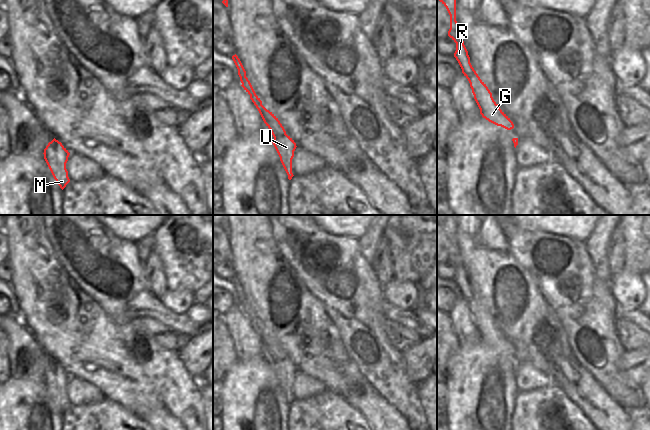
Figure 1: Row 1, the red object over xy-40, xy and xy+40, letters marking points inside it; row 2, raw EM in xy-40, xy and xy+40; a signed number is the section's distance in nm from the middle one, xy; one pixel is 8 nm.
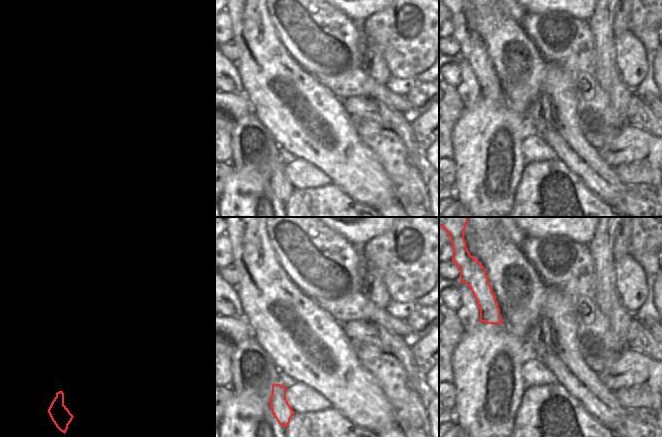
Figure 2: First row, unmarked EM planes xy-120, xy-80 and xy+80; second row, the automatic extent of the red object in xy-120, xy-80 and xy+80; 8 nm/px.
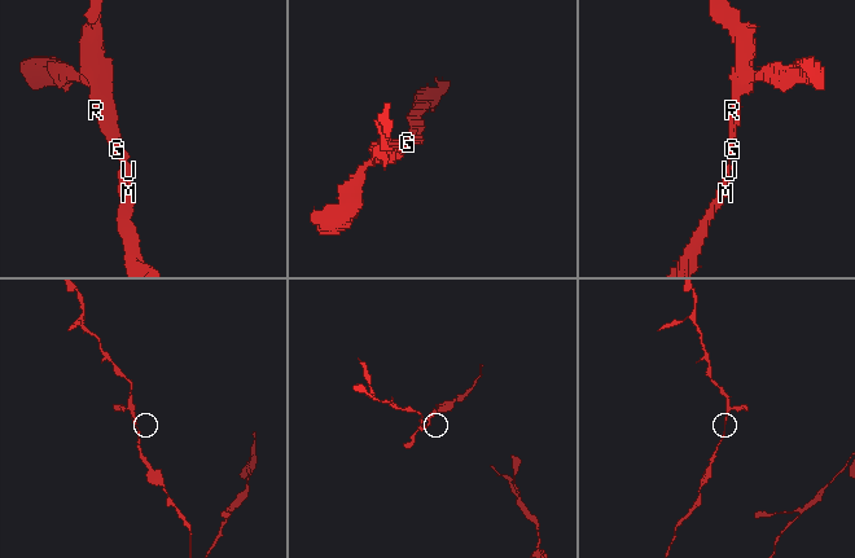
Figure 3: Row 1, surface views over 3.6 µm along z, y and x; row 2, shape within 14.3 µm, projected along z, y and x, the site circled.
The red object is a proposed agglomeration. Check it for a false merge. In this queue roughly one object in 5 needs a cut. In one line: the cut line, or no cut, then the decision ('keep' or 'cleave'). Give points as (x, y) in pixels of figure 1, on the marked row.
no cut | keep

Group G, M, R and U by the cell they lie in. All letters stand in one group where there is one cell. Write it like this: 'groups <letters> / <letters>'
groups G M R U

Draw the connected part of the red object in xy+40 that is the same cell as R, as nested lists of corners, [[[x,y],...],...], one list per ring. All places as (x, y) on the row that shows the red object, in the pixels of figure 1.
[[[456,0],[439,1],[446,7],[450,15],[450,29],[448,31],[448,36],[456,43],[454,57],[458,61],[462,73],[470,83],[474,99],[480,109],[480,114],[483,118],[497,126],[501,126],[507,130],[513,129],[513,122],[494,101],[492,93],[486,84],[480,79],[470,63],[468,51],[464,45],[462,33],[456,21]]]

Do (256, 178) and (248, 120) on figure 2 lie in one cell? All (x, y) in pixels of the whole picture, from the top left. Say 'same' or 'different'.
different

